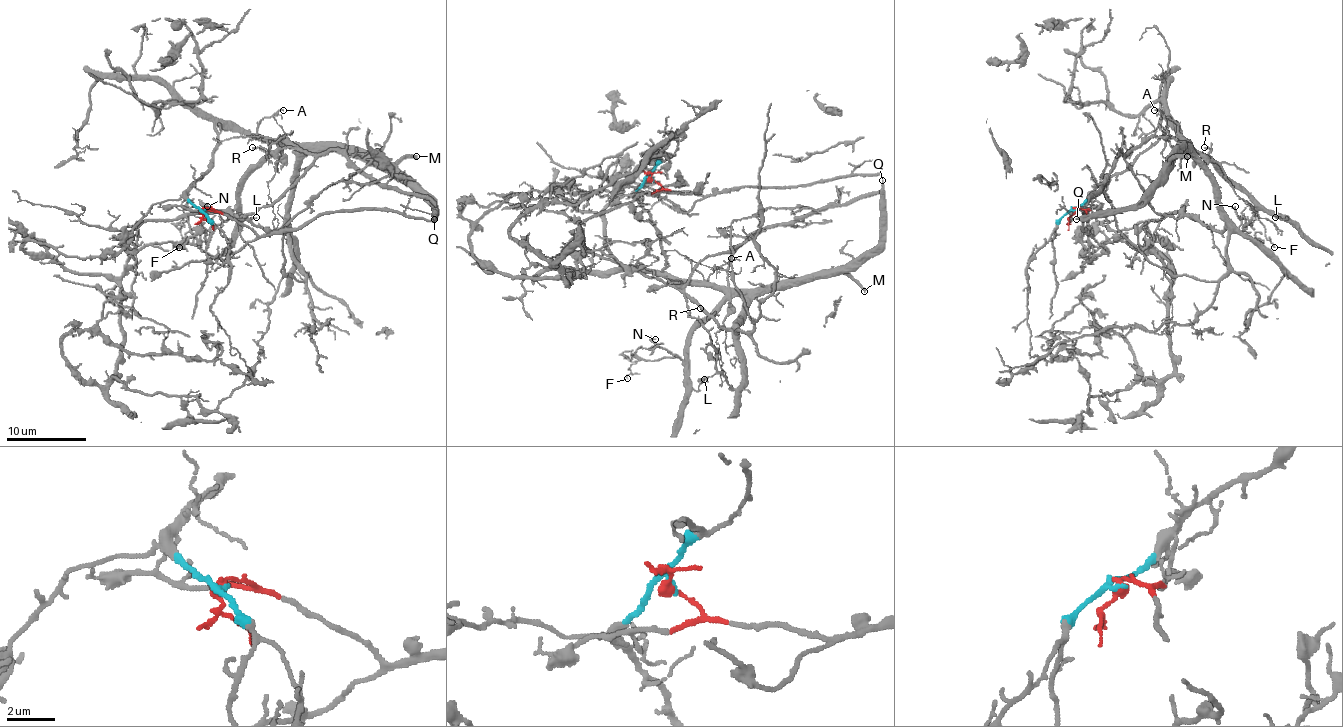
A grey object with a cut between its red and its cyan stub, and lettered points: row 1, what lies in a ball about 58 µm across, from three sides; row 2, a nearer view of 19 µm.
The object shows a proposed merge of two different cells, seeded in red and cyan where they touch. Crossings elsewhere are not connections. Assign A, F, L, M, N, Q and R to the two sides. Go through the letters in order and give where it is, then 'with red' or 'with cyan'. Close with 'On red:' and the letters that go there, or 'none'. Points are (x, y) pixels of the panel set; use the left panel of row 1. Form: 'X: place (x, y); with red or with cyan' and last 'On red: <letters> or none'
A: place (283, 110); with cyan
F: place (179, 247); with cyan
L: place (256, 217); with cyan
M: place (416, 156); with cyan
N: place (207, 206); with cyan
Q: place (434, 219); with cyan
R: place (252, 147); with cyan
On red: none

